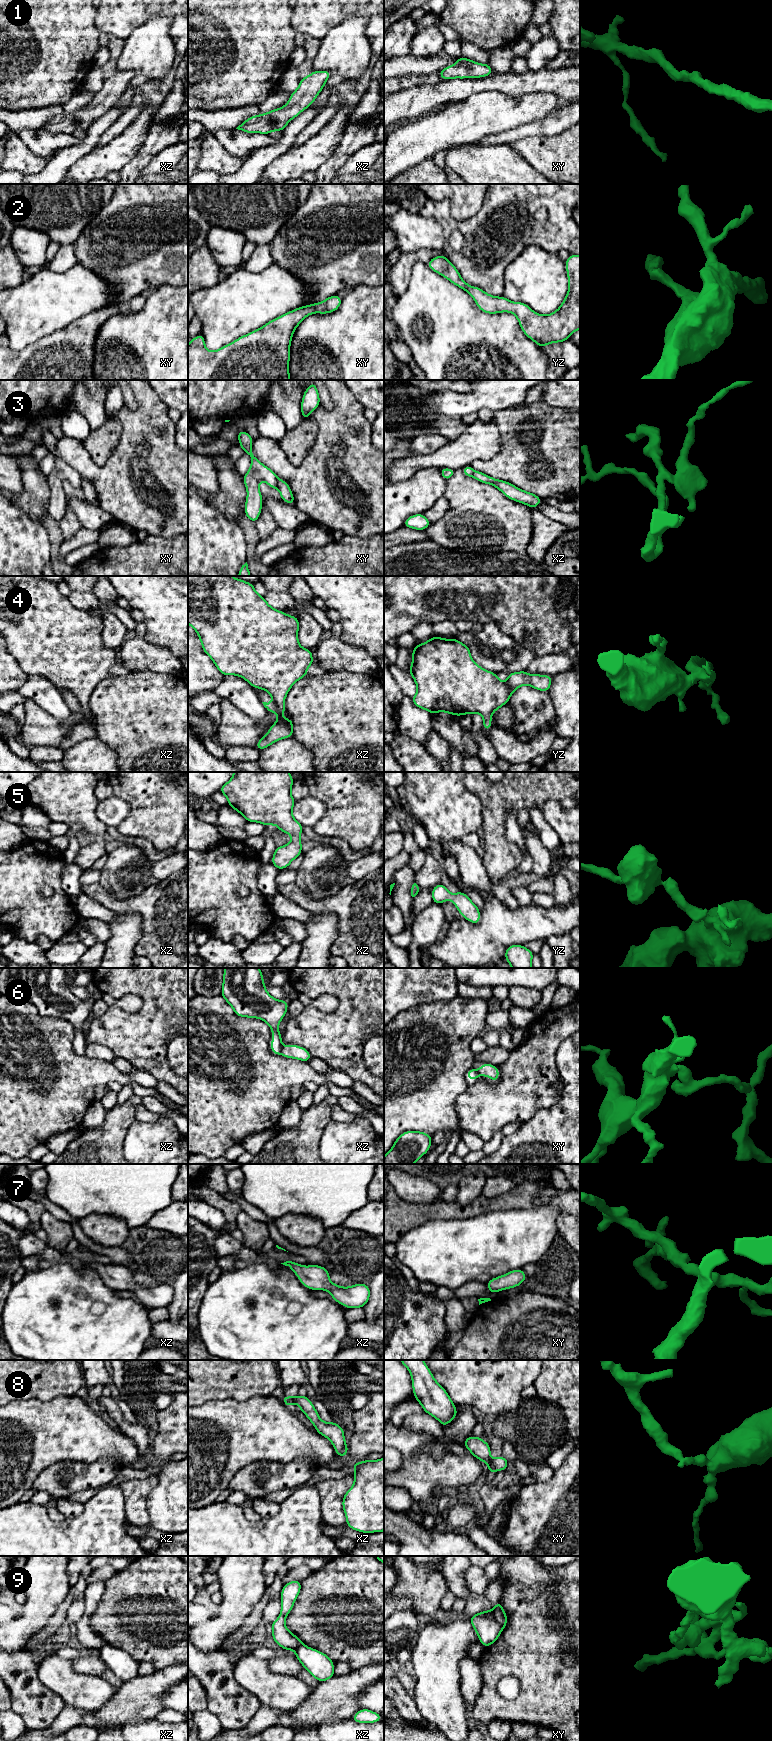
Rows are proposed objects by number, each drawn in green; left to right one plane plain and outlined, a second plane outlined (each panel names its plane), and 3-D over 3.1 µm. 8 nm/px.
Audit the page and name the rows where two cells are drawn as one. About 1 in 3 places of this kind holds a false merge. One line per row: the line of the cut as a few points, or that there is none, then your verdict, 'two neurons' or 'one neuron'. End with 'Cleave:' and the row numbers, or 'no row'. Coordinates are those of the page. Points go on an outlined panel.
1: no cut; one neuron
2: no cut; one neuron
3: cut in xy along (278, 479), (276, 487); two neurons
4: cut in xz along (273, 699), (281, 713); two neurons
5: no cut; one neuron
6: no cut; one neuron
7: no cut; one neuron
8: cut in xz along (294, 1397), (292, 1402); two neurons
9: cut in xy along (492, 1610), (495, 1619), (502, 1628); two neurons
Cleave: 3, 4, 8, 9

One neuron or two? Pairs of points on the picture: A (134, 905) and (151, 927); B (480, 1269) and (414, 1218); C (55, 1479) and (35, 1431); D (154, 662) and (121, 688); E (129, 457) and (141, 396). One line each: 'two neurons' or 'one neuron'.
A: one neuron
B: two neurons
C: two neurons
D: two neurons
E: one neuron

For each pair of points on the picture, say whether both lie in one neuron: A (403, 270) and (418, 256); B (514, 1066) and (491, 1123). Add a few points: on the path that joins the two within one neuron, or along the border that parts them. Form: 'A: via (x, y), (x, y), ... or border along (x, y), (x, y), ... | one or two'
A: via (406, 266), (414, 258) | one
B: via (514, 1080), (514, 1091), (496, 1109) | one

